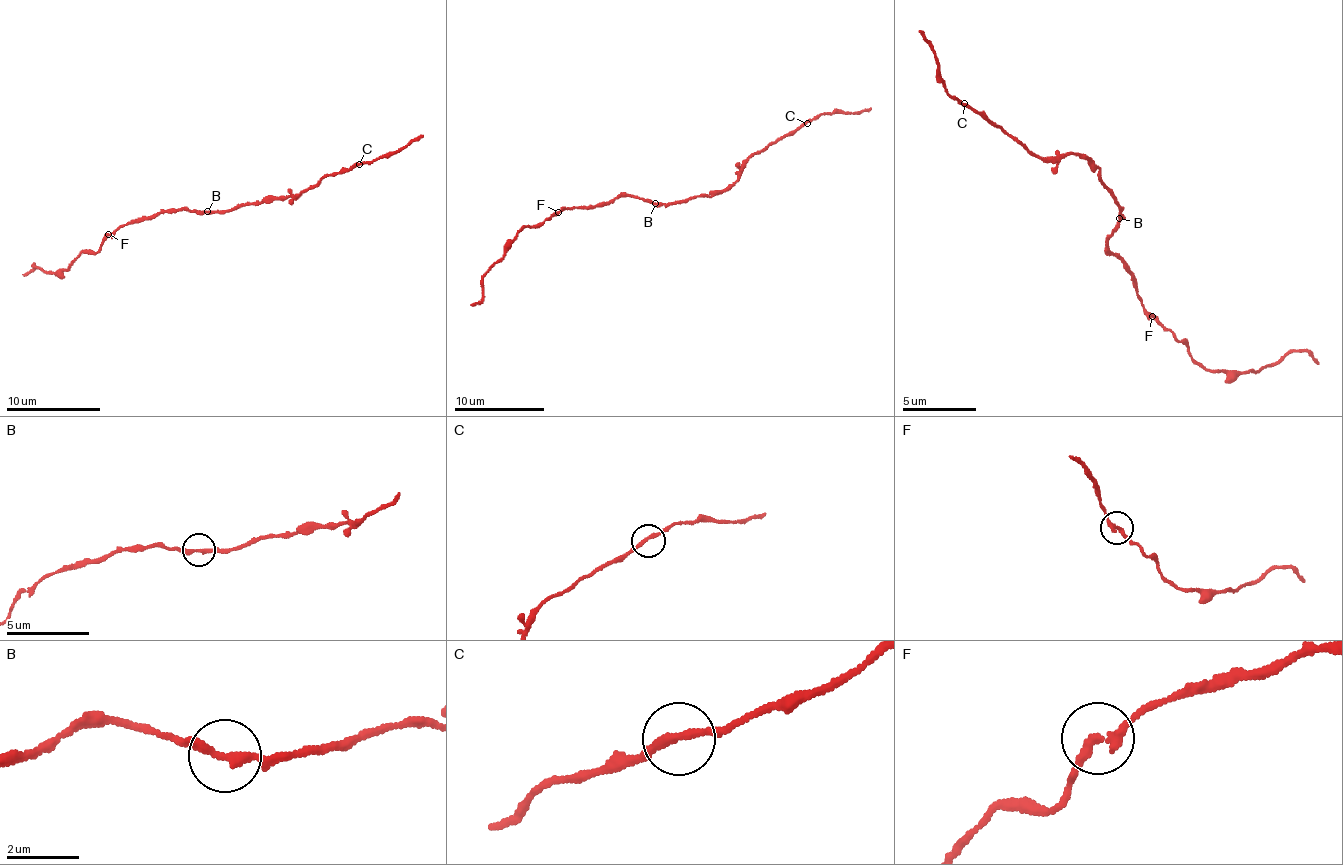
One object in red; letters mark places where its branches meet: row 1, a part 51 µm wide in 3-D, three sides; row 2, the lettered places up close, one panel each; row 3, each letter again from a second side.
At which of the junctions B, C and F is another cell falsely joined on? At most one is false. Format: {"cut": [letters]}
{"cut": []}

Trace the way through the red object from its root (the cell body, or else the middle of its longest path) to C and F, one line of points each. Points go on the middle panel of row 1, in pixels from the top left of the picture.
C: (655, 203), (687, 202), (698, 195), (726, 191), (737, 179), (743, 164), (754, 154), (807, 123)
F: (655, 203), (630, 195), (617, 196), (596, 205), (557, 211)

